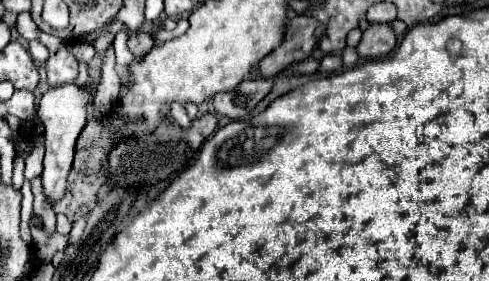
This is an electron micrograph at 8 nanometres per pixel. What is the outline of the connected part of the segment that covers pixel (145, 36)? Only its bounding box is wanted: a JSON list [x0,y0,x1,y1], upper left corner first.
[128,31,154,57]

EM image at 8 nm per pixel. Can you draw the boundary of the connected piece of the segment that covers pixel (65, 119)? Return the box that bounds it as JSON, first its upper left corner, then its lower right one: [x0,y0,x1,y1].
[38,85,90,205]

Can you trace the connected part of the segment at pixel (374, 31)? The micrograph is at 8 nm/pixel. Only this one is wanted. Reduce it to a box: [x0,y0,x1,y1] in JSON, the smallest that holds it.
[356,25,396,59]

